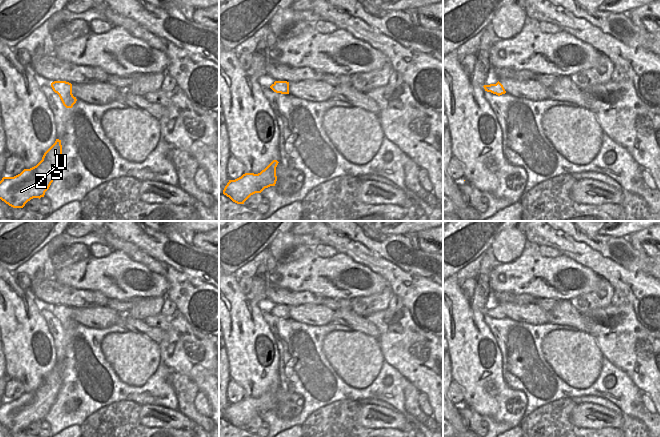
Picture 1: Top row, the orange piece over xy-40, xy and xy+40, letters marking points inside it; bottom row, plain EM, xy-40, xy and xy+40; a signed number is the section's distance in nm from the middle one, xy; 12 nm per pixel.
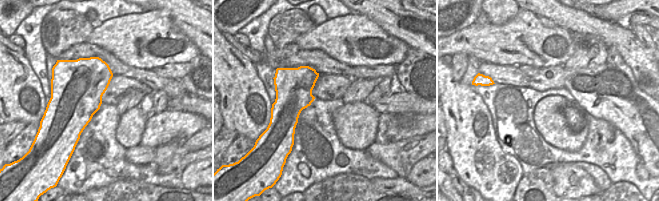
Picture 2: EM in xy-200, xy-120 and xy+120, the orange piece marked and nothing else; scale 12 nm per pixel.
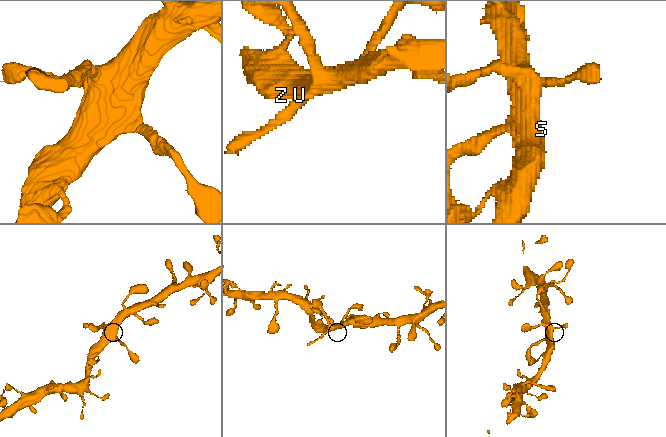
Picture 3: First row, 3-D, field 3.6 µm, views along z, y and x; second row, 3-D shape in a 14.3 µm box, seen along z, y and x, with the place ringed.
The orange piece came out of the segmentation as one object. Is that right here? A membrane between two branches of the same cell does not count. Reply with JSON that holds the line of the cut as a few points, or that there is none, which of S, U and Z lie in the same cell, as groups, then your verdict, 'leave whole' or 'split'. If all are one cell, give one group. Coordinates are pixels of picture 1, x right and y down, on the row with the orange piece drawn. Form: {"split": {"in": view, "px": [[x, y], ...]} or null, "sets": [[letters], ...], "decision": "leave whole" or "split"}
{"split": null, "sets": [["S", "U", "Z"]], "decision": "leave whole"}

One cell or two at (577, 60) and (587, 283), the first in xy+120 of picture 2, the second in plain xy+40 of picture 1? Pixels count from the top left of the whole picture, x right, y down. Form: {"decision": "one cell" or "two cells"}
{"decision": "two cells"}

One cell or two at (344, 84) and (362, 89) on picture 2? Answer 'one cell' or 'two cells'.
two cells

